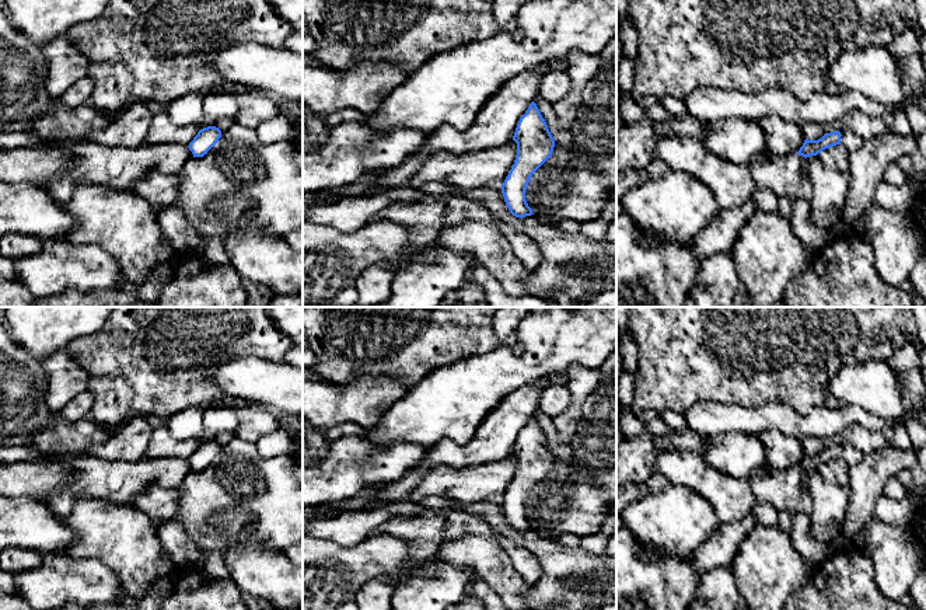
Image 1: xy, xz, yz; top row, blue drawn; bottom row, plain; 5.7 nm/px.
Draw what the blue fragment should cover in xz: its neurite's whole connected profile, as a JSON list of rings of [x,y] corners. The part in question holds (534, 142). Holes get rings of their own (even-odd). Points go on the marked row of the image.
[[[534,101],[520,118],[513,140],[517,143],[517,156],[500,188],[510,213],[525,217],[534,215],[525,201],[530,178],[551,157],[555,147],[555,140]]]

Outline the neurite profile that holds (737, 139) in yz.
[[[741,116],[709,122],[709,130],[702,142],[707,151],[734,164],[749,165],[758,154],[768,151],[759,125]]]

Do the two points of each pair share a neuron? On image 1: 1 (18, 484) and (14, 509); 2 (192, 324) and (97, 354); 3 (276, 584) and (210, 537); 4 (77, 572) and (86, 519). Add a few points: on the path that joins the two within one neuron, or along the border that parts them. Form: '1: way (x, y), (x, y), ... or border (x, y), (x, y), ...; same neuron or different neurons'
1: border (25, 495), (14, 498); different neurons
2: way (168, 334), (149, 354), (121, 354); same neuron
3: border (261, 543), (252, 547), (231, 547), (222, 553); different neurons
4: border (67, 554), (76, 558), (97, 558), (111, 571); different neurons

